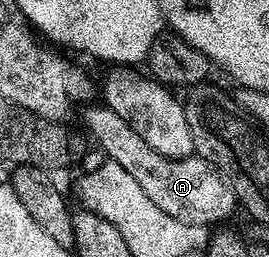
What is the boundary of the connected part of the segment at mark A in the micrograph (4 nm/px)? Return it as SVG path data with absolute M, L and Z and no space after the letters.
M89 104L85 108L89 108L84 113L85 127L83 126L87 136L95 142L107 160L118 163L118 167L130 171L138 187L142 187L142 191L146 191L146 196L156 206L162 207L166 215L174 215L174 219L182 223L216 227L227 222L224 220L232 212L237 212L236 192L232 190L223 173L217 171L210 162L195 155L167 157L154 151L154 147L150 147L146 139L142 139L142 135L138 135L138 131L134 131L134 127L126 123L126 119L122 119L122 115L109 109L107 104L96 104Z

